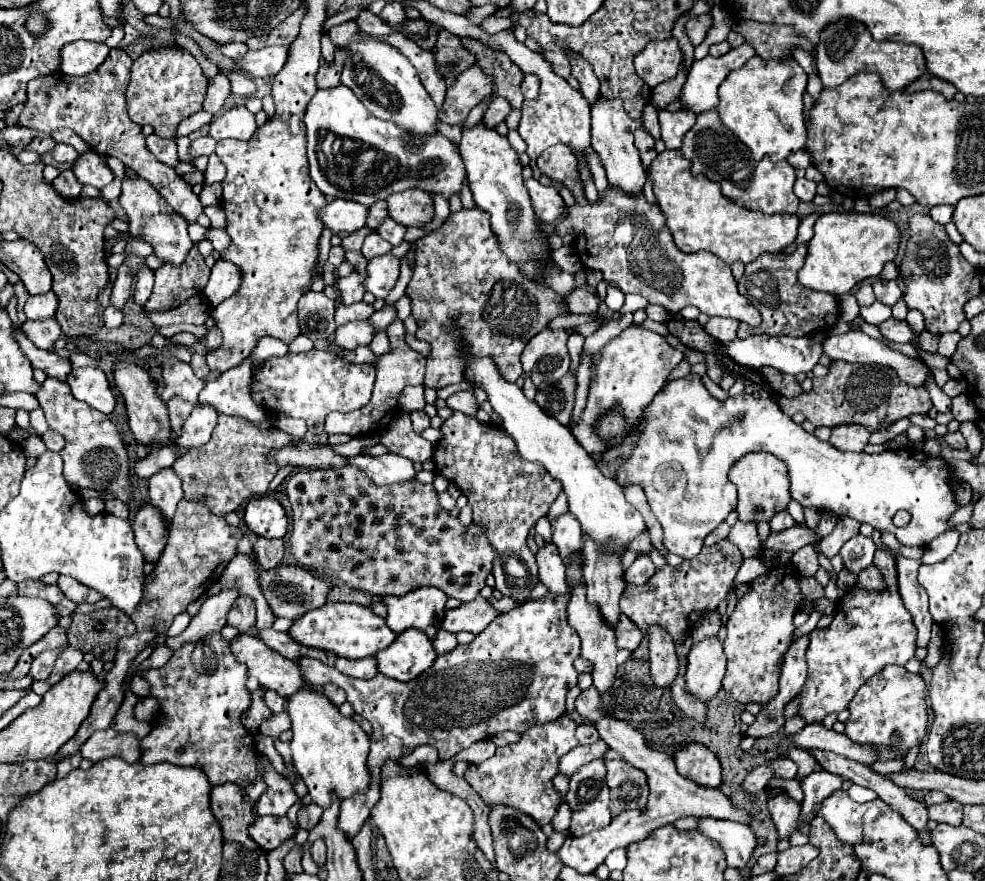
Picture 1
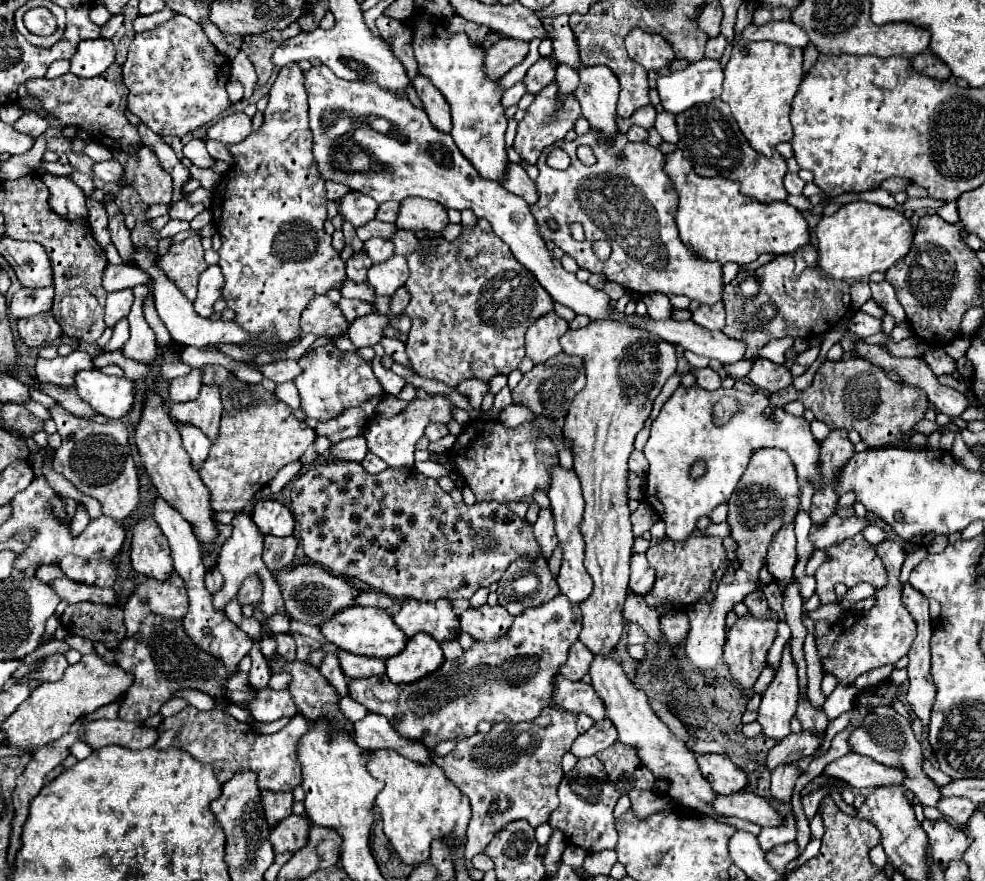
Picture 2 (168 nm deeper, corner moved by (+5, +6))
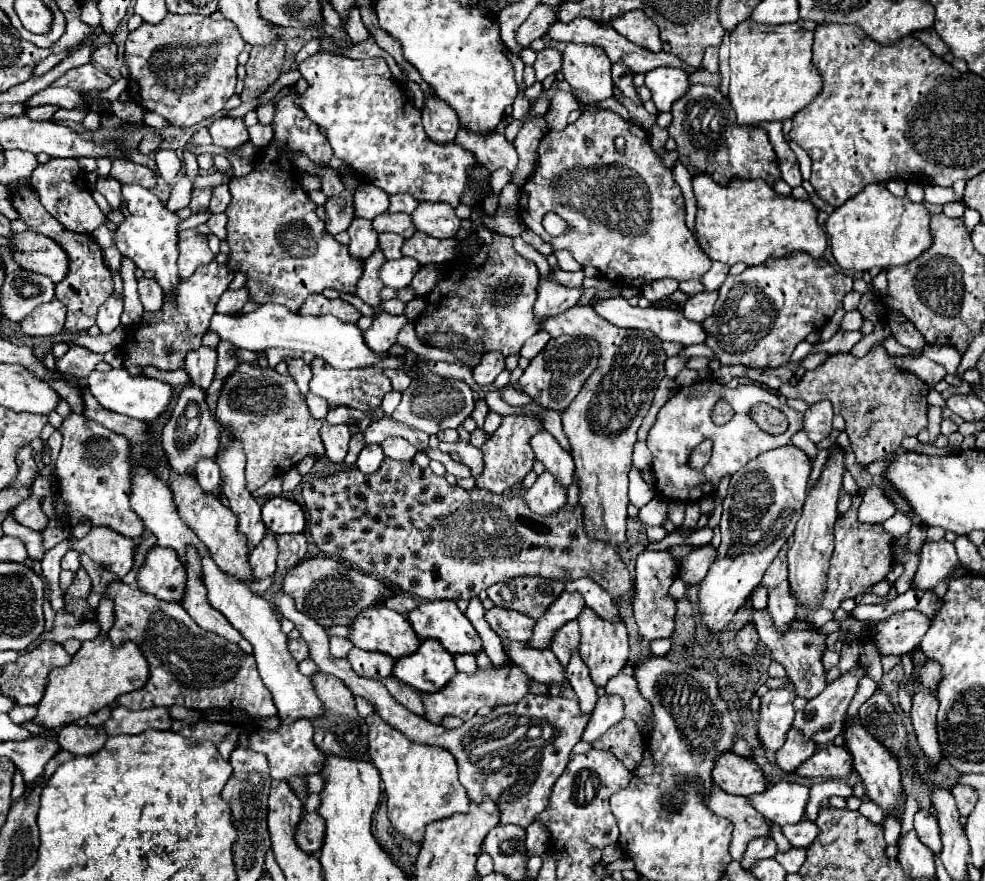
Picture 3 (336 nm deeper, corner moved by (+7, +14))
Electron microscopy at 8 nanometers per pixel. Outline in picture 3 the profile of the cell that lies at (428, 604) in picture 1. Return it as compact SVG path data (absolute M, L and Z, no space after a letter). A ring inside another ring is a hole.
M425 601L409 613L409 621L419 639L437 639L453 655L483 651L481 637L453 601Z

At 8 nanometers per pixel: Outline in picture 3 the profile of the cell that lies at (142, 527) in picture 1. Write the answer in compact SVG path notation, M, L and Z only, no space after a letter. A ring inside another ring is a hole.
M155 545L139 569L139 589L157 599L181 603L185 599L185 583L187 569L181 565L179 557L175 557L175 551Z

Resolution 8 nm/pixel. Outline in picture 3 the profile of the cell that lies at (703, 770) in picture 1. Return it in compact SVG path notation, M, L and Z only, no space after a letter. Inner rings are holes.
M735 753L721 755L715 765L715 783L731 795L755 795L767 789L767 779L761 767L753 759L739 757Z

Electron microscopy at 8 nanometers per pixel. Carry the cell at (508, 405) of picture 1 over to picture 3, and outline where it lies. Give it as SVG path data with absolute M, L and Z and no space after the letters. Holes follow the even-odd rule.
M632 465L629 472L628 496L630 503L637 505L637 507L643 507L645 503L649 503L655 497L655 487L653 485L647 485L641 479L639 469L635 465Z

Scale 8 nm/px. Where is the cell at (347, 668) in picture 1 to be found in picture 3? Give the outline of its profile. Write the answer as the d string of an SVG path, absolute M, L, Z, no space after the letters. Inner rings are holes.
M351 649L347 655L347 661L351 663L353 671L359 673L361 677L371 677L371 679L385 679L393 675L393 665L395 659L387 657L385 653L371 653L363 649Z

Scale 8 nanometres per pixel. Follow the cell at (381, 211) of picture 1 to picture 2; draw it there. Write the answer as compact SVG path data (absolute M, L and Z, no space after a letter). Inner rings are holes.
M385 201L379 205L377 209L377 219L379 221L387 221L387 223L395 223L395 217L397 217L397 209L399 209L399 203L397 201Z

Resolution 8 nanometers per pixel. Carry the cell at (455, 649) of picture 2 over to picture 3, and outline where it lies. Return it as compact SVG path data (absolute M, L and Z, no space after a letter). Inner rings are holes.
M455 657L455 665L457 665L457 671L461 673L475 673L477 669L475 657Z

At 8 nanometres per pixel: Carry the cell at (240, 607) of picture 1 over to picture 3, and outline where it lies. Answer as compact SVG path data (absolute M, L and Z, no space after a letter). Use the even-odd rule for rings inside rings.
M265 533L265 537L261 539L259 545L253 547L251 551L251 557L249 557L249 563L253 567L253 577L257 581L265 579L267 575L275 573L275 561L277 561L277 539L273 533Z

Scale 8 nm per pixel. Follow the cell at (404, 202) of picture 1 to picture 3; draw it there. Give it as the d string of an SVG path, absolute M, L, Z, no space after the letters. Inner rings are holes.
M419 203L419 209L411 217L417 231L423 231L437 239L455 237L455 233L461 229L461 219L457 219L453 207L443 203Z

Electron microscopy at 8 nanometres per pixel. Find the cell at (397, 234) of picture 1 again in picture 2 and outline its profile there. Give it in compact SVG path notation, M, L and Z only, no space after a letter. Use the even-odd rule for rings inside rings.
M397 229L391 241L395 245L395 253L399 255L409 255L413 253L413 249L417 249L417 237L405 229Z

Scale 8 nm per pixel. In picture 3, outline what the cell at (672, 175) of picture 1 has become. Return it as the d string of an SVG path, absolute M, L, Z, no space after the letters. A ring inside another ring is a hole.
M695 175L693 191L697 197L697 241L713 261L725 265L745 263L761 265L769 257L787 257L803 251L813 259L823 259L827 251L827 233L817 223L817 207L811 201L783 197L761 179L735 179L729 187L721 187L711 177Z

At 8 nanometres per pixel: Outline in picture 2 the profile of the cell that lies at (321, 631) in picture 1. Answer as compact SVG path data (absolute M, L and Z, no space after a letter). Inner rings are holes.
M361 605L345 607L337 611L331 619L321 623L319 629L321 629L321 635L329 643L335 643L339 649L355 653L355 655L377 657L377 659L387 659L387 657L397 655L407 643L405 633L401 633L401 629L393 625L391 615L385 609L377 609L377 607L361 607Z

